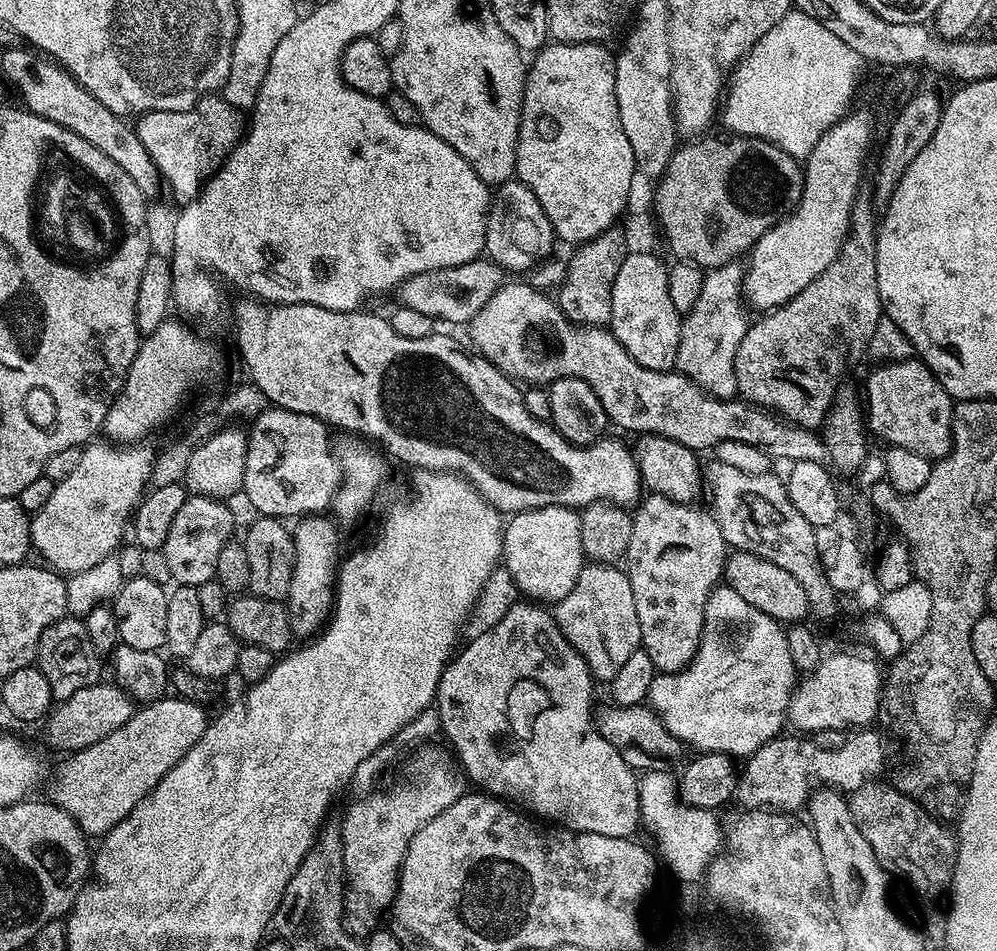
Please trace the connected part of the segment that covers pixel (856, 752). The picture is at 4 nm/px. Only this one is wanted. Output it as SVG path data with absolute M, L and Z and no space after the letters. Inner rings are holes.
M872 730L853 731L836 750L824 750L816 746L811 738L795 740L785 735L771 740L743 761L744 769L738 772L735 799L740 799L748 810L779 810L792 814L797 811L795 808L805 807L813 786L827 786L851 794L864 784L875 781L888 764L885 733L868 731Z

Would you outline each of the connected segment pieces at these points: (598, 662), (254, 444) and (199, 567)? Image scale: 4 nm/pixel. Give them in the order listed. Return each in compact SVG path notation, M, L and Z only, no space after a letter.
M588 562L578 574L578 582L555 605L554 615L556 624L562 630L562 634L574 646L574 650L586 662L593 677L597 681L611 681L618 670L626 663L626 658L641 647L640 627L638 626L638 610L634 610L634 590L630 590L630 578L627 571L616 569L612 562Z
M275 406L265 407L251 424L252 428L247 429L242 496L262 516L299 518L327 513L333 507L342 483L340 461L334 444L328 441L329 425L310 414L298 414Z
M192 494L182 510L178 510L162 549L166 554L166 563L170 565L170 574L177 585L195 586L216 579L218 554L233 539L232 527L236 524L226 505L228 504L224 500Z

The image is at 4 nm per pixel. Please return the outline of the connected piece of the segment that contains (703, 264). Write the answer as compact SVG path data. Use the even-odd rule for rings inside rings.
M701 135L692 138L689 144L681 143L670 158L665 172L655 181L656 214L663 243L680 262L697 264L699 268L711 270L731 264L745 255L778 221L790 215L798 206L804 189L804 169L801 161L794 159L786 150L768 140L756 136Z

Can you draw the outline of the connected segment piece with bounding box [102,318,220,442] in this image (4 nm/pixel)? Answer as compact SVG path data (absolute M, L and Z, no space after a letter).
M169 318L154 330L154 334L143 337L140 341L140 348L134 354L134 362L128 368L128 377L124 379L122 390L112 401L110 410L104 419L102 429L103 435L112 442L140 442L151 434L155 428L160 428L176 411L180 408L180 403L188 396L188 391L195 384L200 384L211 372L216 372L220 368L220 348L212 340L207 340L204 336L199 336L191 323L183 319L175 320Z

